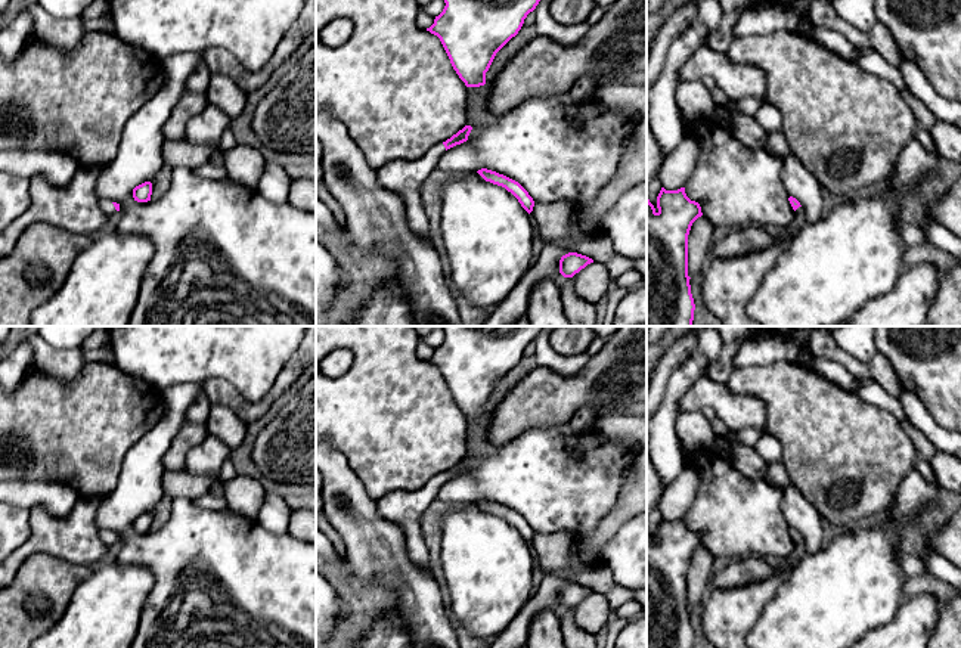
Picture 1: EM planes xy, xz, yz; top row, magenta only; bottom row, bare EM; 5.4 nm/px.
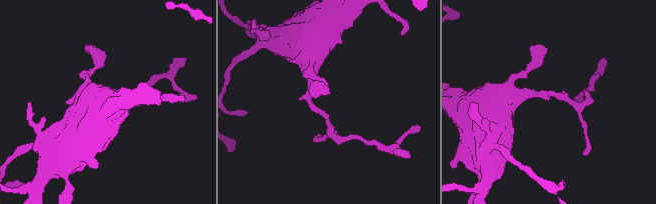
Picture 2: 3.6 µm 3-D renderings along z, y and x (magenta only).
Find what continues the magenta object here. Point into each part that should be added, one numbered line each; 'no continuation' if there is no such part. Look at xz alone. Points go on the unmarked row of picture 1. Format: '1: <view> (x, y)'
1: xz (405, 508)

